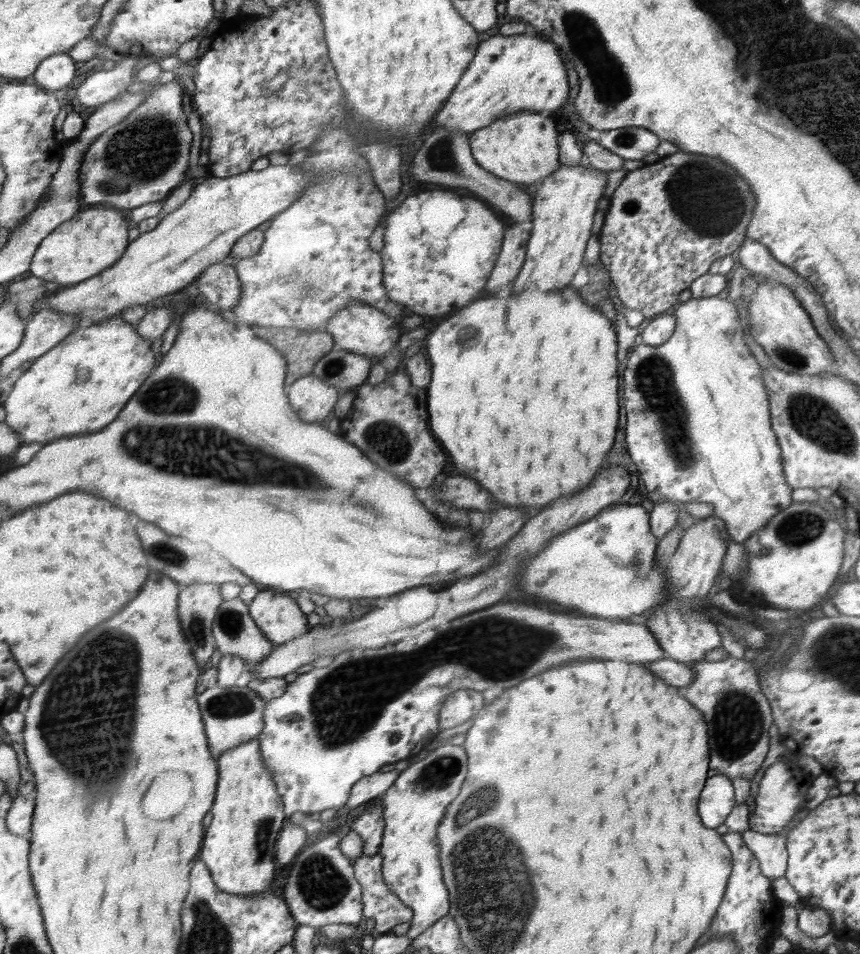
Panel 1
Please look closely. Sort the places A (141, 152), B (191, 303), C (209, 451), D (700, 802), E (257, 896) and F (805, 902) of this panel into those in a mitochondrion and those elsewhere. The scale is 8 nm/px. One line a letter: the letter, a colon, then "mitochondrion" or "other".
A: mitochondrion
B: other
C: mitochondrion
D: other
E: other
F: other

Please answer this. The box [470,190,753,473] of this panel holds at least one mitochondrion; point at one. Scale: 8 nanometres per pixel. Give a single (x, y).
(654, 378)

